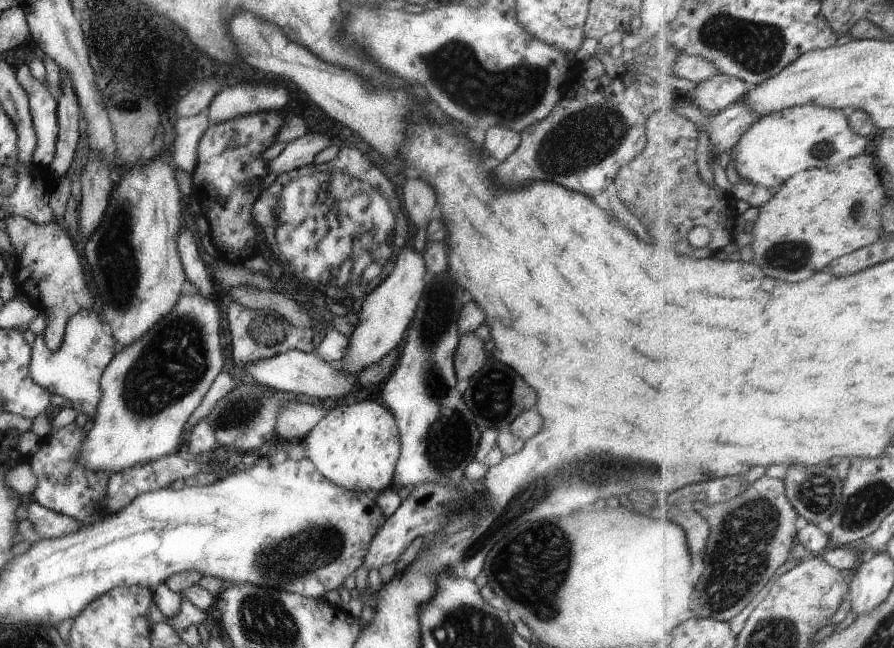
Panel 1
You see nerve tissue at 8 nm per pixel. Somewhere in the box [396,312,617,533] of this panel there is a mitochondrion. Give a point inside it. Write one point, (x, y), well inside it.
(443, 456)

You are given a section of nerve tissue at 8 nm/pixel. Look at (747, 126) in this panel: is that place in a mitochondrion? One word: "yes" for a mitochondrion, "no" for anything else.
no

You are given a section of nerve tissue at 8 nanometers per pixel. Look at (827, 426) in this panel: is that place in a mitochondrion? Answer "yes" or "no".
no

